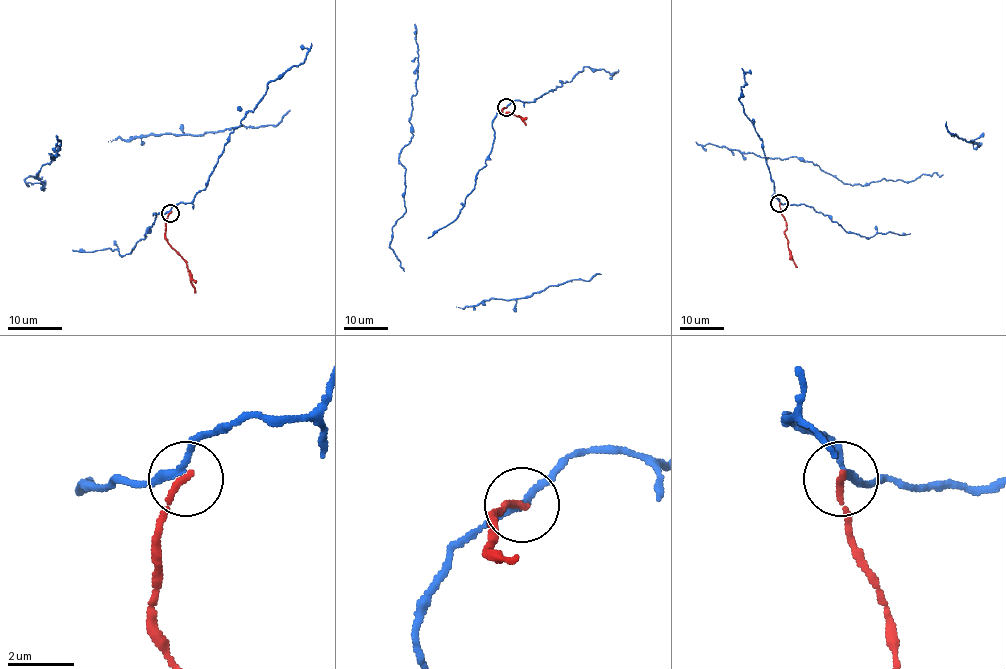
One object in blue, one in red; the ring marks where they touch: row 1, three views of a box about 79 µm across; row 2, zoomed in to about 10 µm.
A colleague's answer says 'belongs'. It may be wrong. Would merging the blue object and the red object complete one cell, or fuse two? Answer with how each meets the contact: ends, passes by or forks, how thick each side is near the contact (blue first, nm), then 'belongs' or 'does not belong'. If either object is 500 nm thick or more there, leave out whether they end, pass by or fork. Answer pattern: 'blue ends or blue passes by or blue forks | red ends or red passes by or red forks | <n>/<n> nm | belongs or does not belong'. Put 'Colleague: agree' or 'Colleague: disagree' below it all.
blue passes by | red ends | 200/200 nm | does not belong
Colleague: disagree

